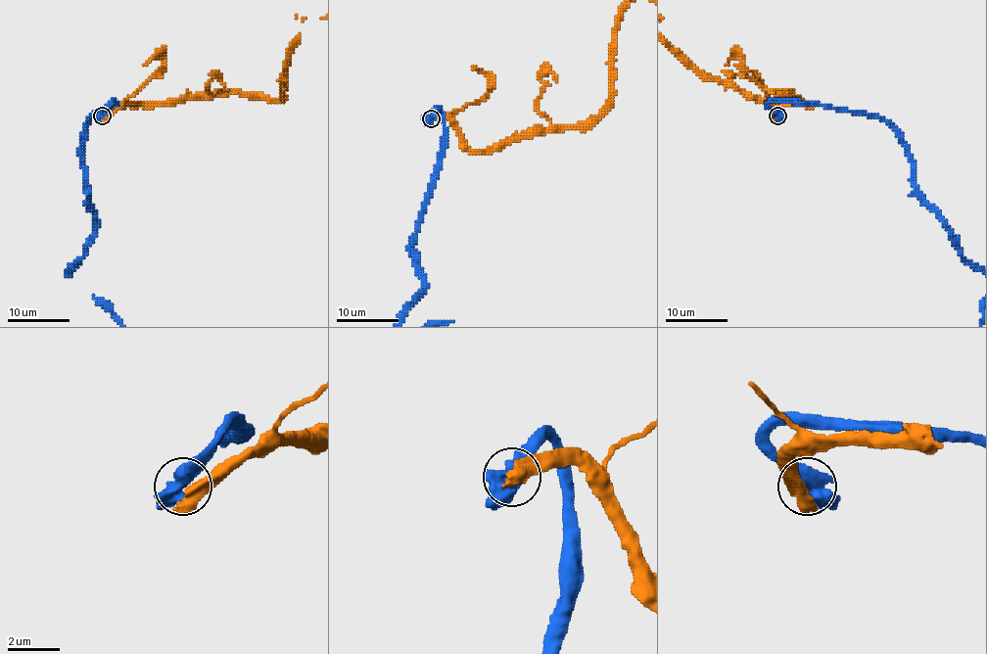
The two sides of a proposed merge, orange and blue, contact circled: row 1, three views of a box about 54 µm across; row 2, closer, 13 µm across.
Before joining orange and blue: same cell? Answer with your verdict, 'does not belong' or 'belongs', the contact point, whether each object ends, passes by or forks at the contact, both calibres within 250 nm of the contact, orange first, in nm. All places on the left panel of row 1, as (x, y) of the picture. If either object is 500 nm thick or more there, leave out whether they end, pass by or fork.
does not belong; place (102, 116); calibres 700 and 650 nm

